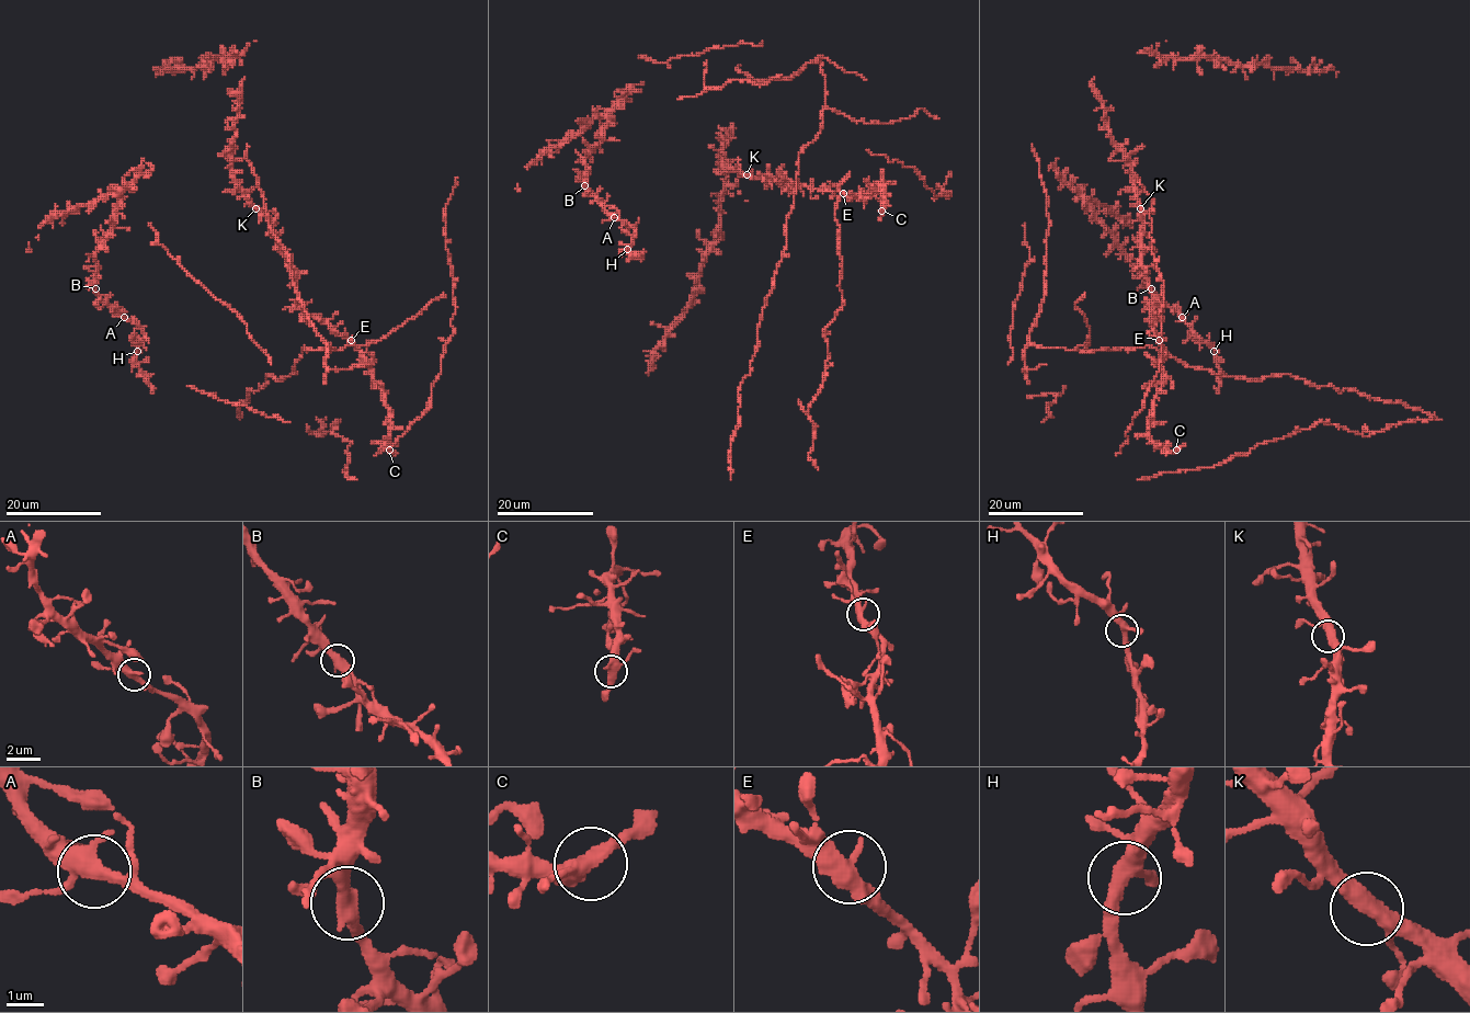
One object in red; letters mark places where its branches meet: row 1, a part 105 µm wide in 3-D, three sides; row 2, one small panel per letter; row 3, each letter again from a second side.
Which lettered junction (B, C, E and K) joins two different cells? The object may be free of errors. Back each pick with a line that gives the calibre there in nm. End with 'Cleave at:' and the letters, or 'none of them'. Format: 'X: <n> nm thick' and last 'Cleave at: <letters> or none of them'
Cleave at: none of them

